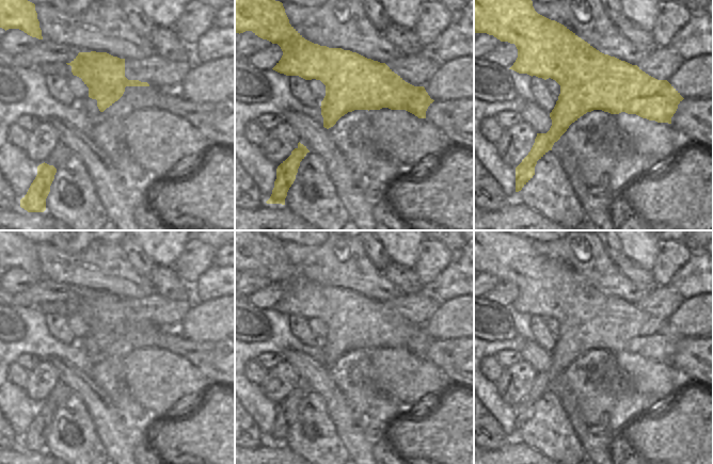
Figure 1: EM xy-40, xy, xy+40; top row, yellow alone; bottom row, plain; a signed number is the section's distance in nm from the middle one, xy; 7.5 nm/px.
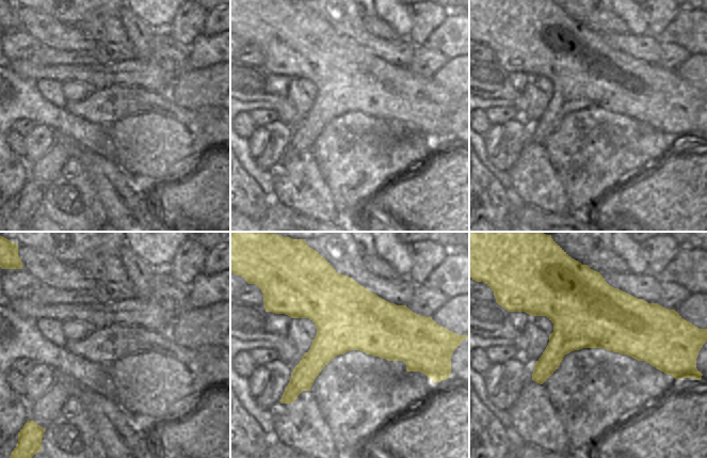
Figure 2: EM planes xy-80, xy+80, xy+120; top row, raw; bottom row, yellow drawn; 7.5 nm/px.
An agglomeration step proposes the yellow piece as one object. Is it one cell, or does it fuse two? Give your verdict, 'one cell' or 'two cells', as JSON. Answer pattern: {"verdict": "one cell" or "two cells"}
{"verdict": "one cell"}

